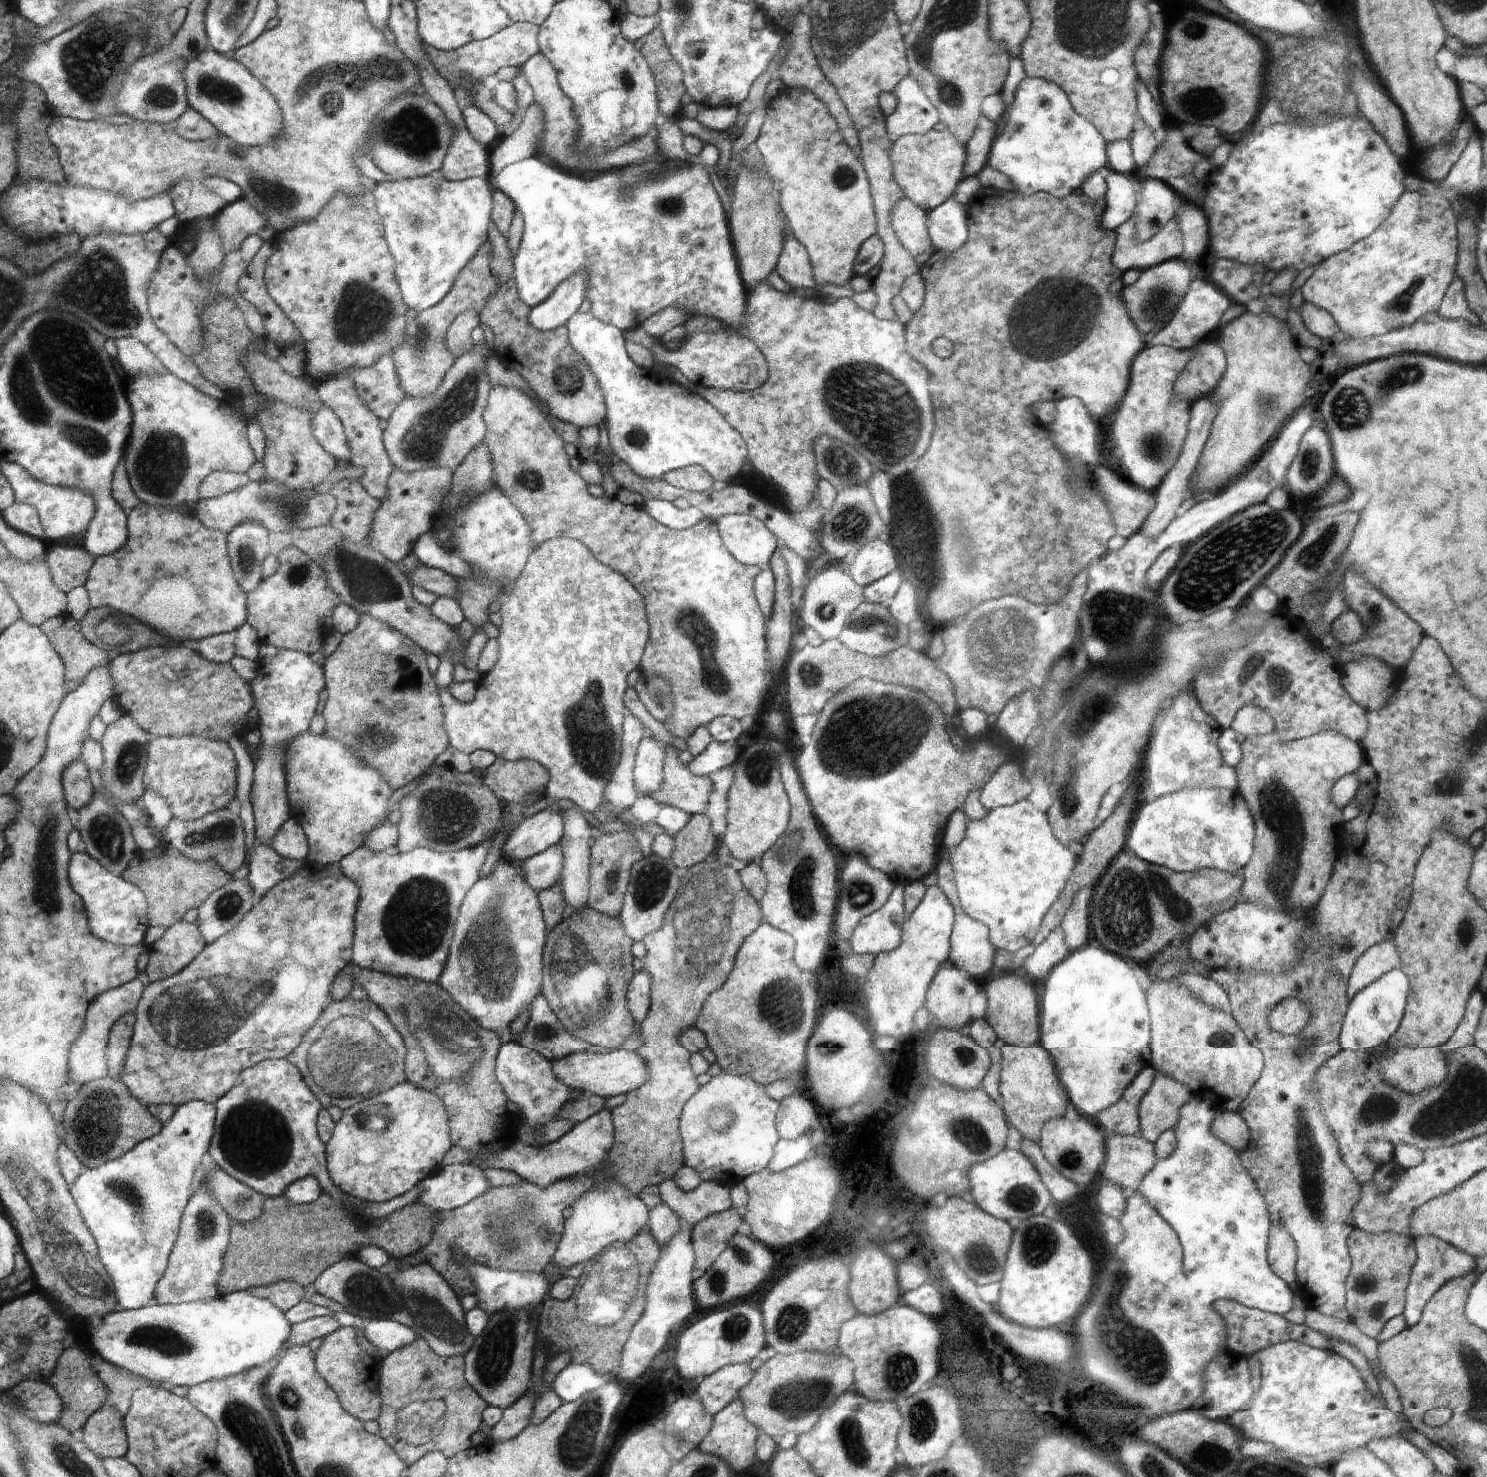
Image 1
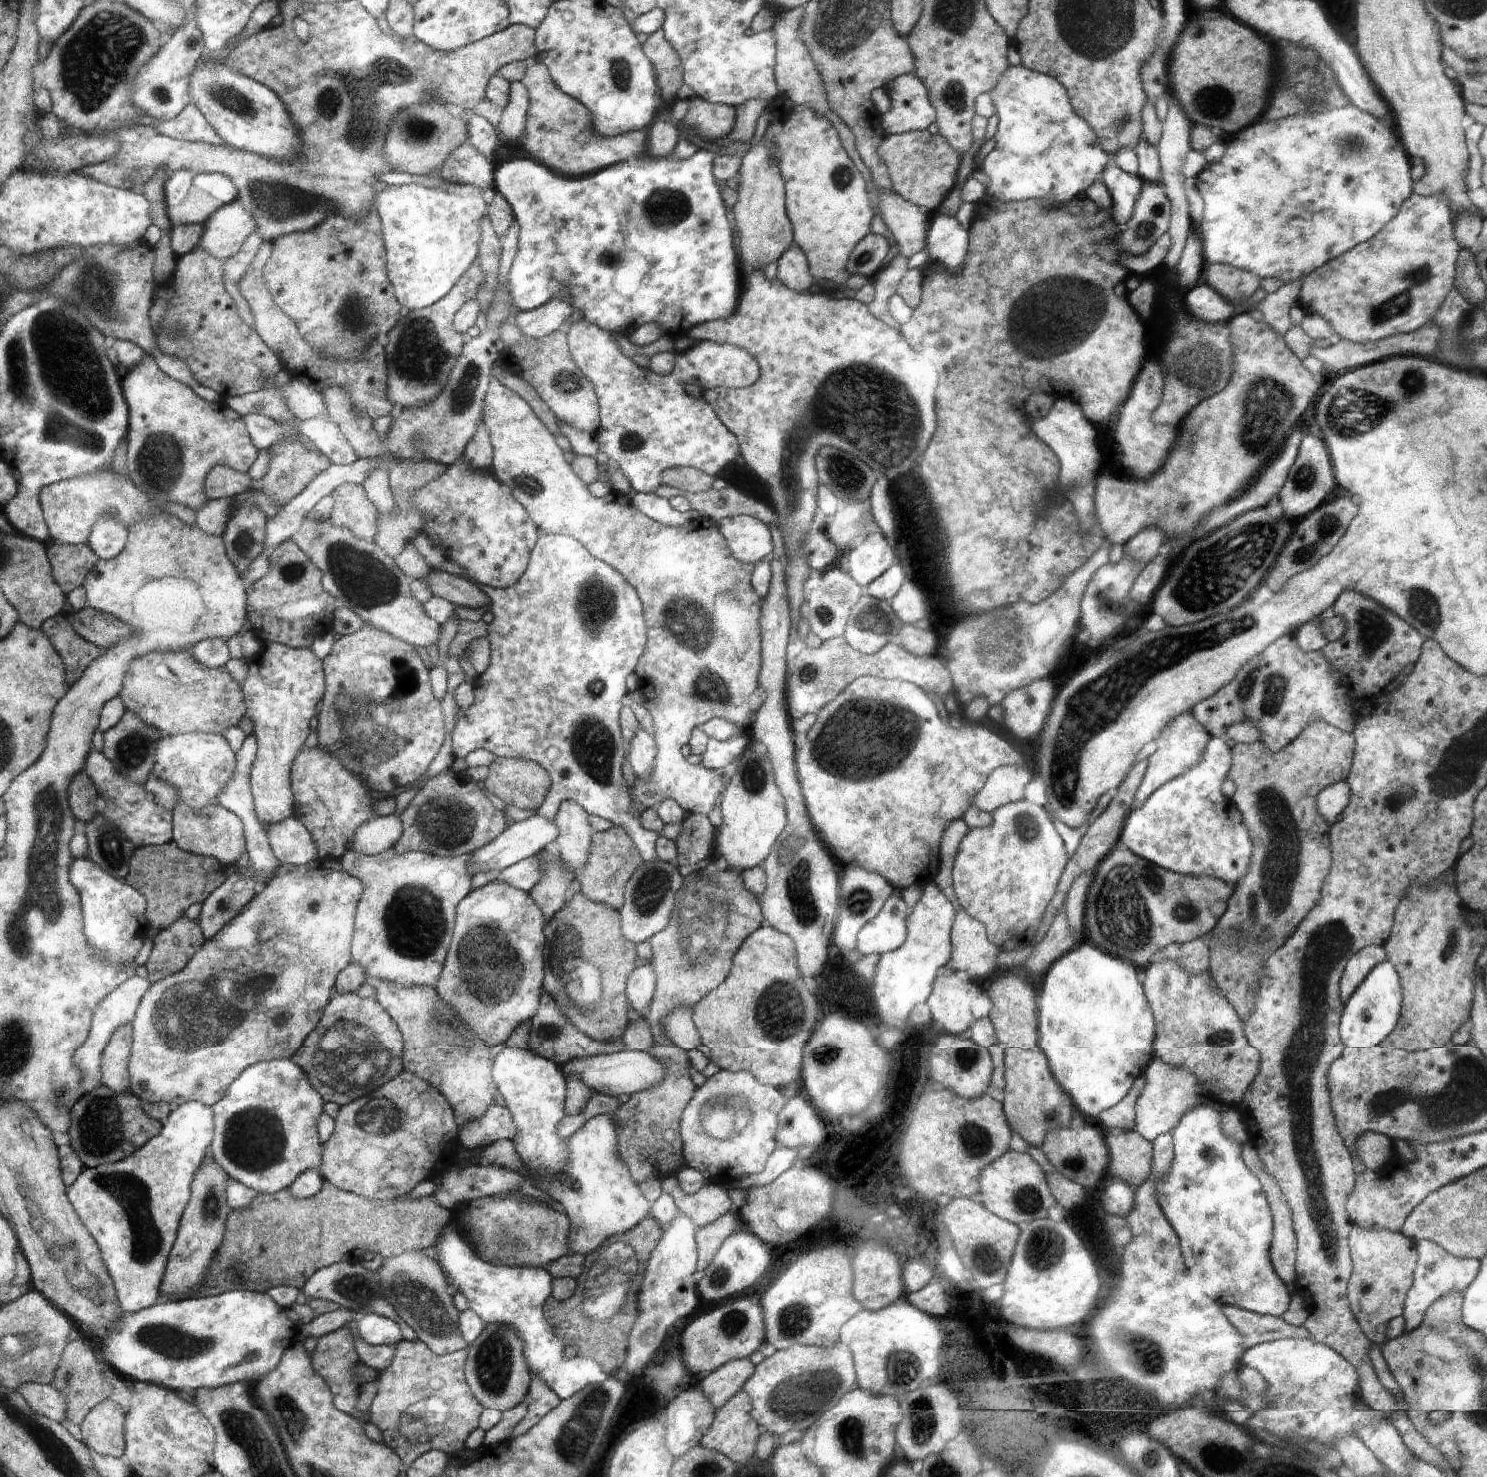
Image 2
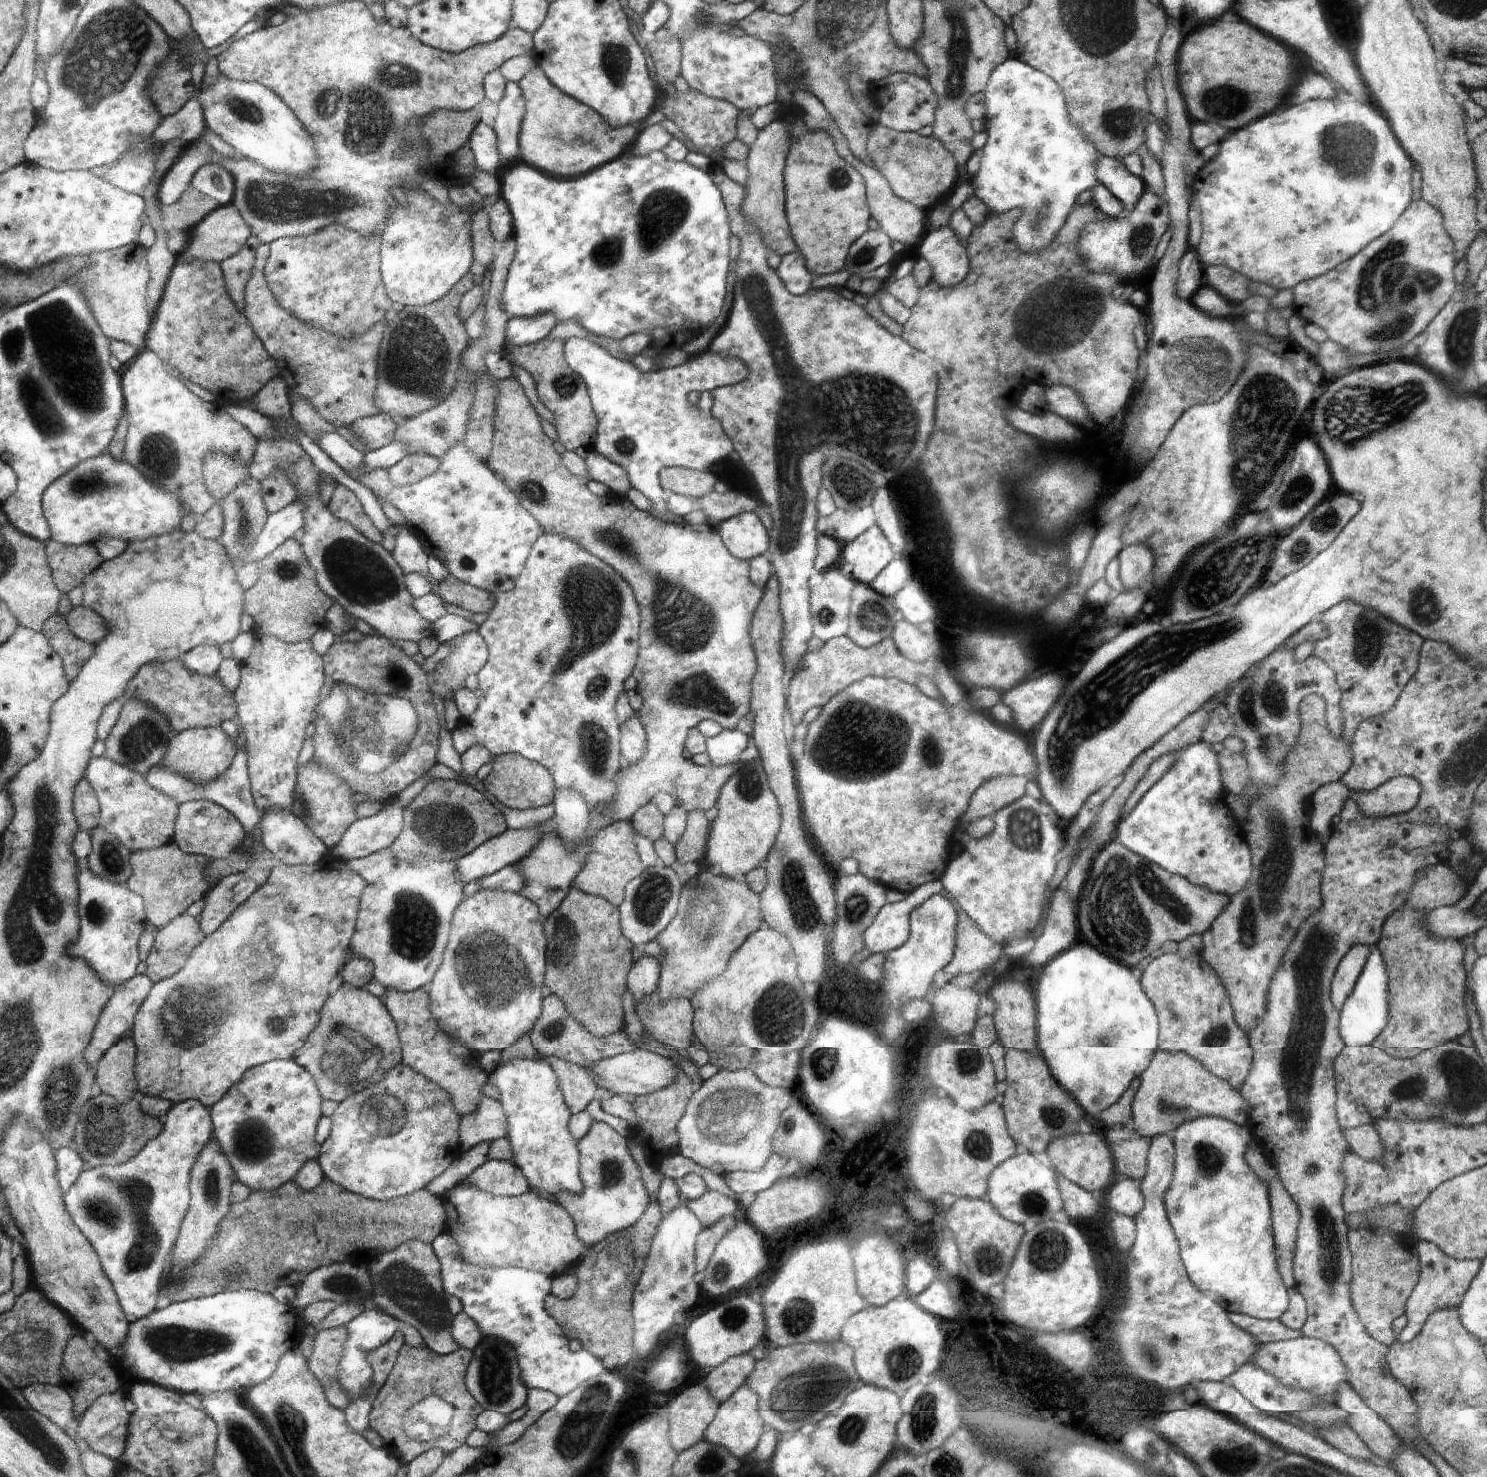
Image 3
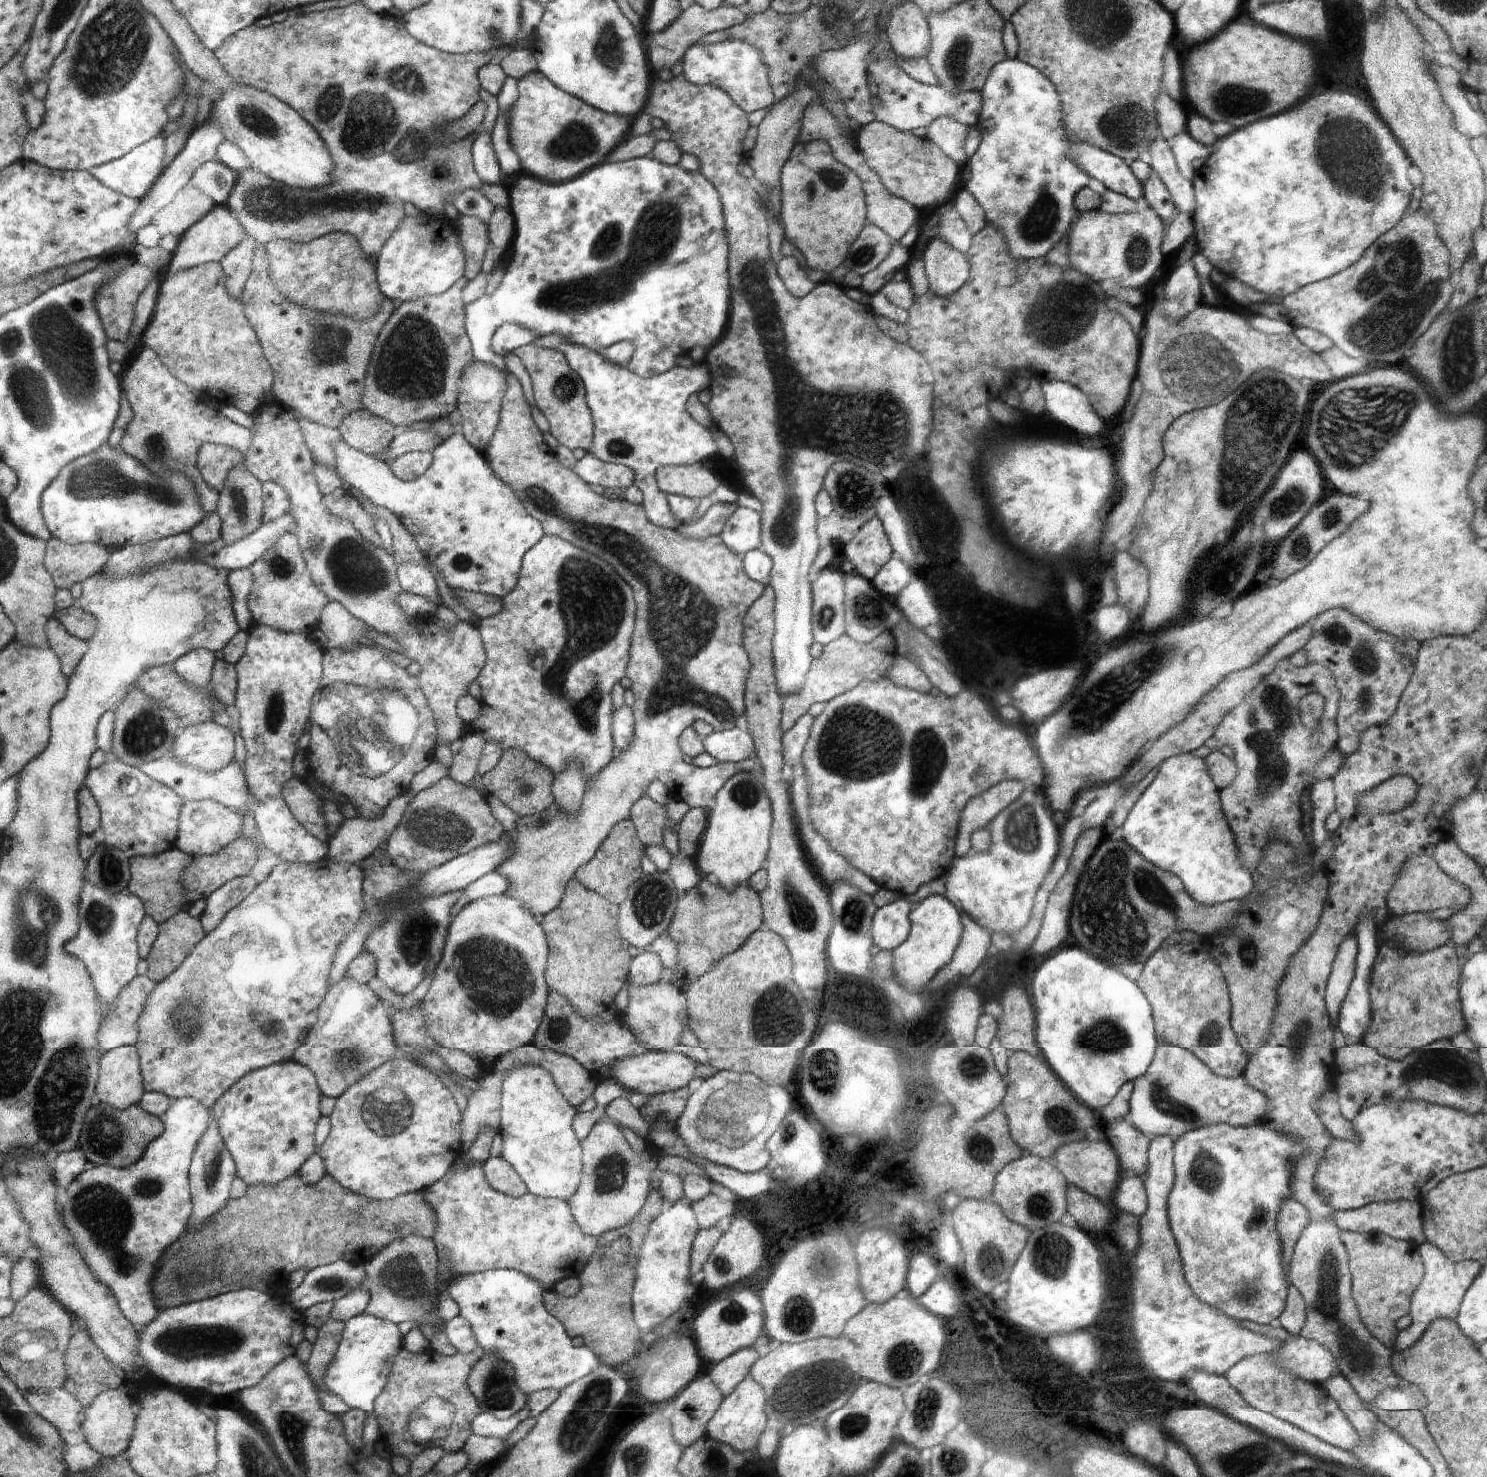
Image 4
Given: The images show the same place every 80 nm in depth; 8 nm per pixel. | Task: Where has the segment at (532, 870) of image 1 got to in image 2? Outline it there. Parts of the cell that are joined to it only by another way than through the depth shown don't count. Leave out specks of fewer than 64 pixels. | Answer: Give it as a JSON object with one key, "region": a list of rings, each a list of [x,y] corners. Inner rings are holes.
{"region":[[[536,855],[530,856],[502,871],[484,872],[484,876],[478,880],[489,883],[504,882],[529,894],[532,886],[536,886],[540,880],[540,858],[536,858]]]}

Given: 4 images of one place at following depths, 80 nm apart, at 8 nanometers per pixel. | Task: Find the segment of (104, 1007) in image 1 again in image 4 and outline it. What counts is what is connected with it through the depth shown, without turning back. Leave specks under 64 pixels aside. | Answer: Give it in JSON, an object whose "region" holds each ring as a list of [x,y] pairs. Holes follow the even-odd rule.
{"region":[[[136,975],[128,986],[120,990],[112,1010],[102,1022],[100,1056],[116,1046],[136,1044],[141,1012],[145,1010],[149,994],[156,985],[157,982],[150,980],[149,976]]]}

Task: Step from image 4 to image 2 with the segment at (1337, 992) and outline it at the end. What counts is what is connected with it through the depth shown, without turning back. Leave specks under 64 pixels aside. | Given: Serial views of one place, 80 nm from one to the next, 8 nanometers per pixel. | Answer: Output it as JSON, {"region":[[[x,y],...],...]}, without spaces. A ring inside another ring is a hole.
{"region":[[[1368,945],[1350,957],[1339,980],[1339,993],[1343,1004],[1352,996],[1371,969],[1384,961],[1388,961],[1388,958],[1382,945]]]}

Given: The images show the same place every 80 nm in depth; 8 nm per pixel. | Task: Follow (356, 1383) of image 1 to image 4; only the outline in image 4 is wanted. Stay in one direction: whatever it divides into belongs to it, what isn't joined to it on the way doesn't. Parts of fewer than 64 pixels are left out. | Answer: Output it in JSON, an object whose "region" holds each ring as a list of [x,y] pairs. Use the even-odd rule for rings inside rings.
{"region":[[[328,1320],[318,1329],[317,1339],[311,1346],[311,1357],[307,1360],[308,1373],[319,1389],[330,1392],[323,1383],[323,1376],[341,1341],[345,1330],[345,1322]]]}

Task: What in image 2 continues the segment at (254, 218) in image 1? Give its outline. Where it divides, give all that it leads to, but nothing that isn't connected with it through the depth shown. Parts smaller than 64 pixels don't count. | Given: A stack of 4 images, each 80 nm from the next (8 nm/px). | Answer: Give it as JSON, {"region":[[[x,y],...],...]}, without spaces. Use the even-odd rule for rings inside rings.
{"region":[[[238,200],[223,205],[203,223],[204,230],[195,250],[204,250],[216,260],[235,256],[248,236],[256,232],[253,216]]]}

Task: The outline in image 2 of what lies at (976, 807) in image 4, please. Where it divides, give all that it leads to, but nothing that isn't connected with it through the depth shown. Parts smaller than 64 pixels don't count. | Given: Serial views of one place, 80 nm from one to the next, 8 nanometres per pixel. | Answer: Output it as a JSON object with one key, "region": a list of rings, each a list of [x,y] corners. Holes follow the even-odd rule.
{"region":[[[1004,765],[992,772],[974,797],[973,803],[980,810],[991,813],[998,807],[1024,799],[1024,788],[1033,775],[1022,765]]]}

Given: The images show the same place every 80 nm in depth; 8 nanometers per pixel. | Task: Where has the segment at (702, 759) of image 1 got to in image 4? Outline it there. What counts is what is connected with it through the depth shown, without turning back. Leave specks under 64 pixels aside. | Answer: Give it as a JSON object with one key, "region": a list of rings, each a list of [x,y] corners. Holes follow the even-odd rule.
{"region":[[[740,728],[726,729],[720,732],[712,732],[703,737],[705,752],[713,756],[718,763],[739,763],[750,758],[750,753],[754,751],[754,743],[751,734],[742,731]]]}

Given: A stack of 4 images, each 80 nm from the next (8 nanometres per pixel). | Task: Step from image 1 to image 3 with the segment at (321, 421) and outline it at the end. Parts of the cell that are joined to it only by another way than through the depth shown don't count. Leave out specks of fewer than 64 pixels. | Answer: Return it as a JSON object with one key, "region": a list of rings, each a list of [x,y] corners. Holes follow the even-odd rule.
{"region":[[[327,432],[317,438],[317,445],[352,478],[368,487],[378,498],[391,502],[406,519],[406,526],[421,542],[422,548],[428,555],[434,556],[444,564],[448,572],[459,581],[473,587],[487,590],[489,593],[510,591],[516,586],[526,564],[532,545],[540,534],[537,519],[520,503],[517,495],[509,485],[493,472],[484,461],[479,461],[465,447],[464,443],[457,444],[439,460],[441,466],[433,475],[419,480],[411,485],[395,485],[390,480],[386,469],[376,469],[362,475],[359,468],[365,459],[365,452],[358,450],[346,437],[338,432]]]}

